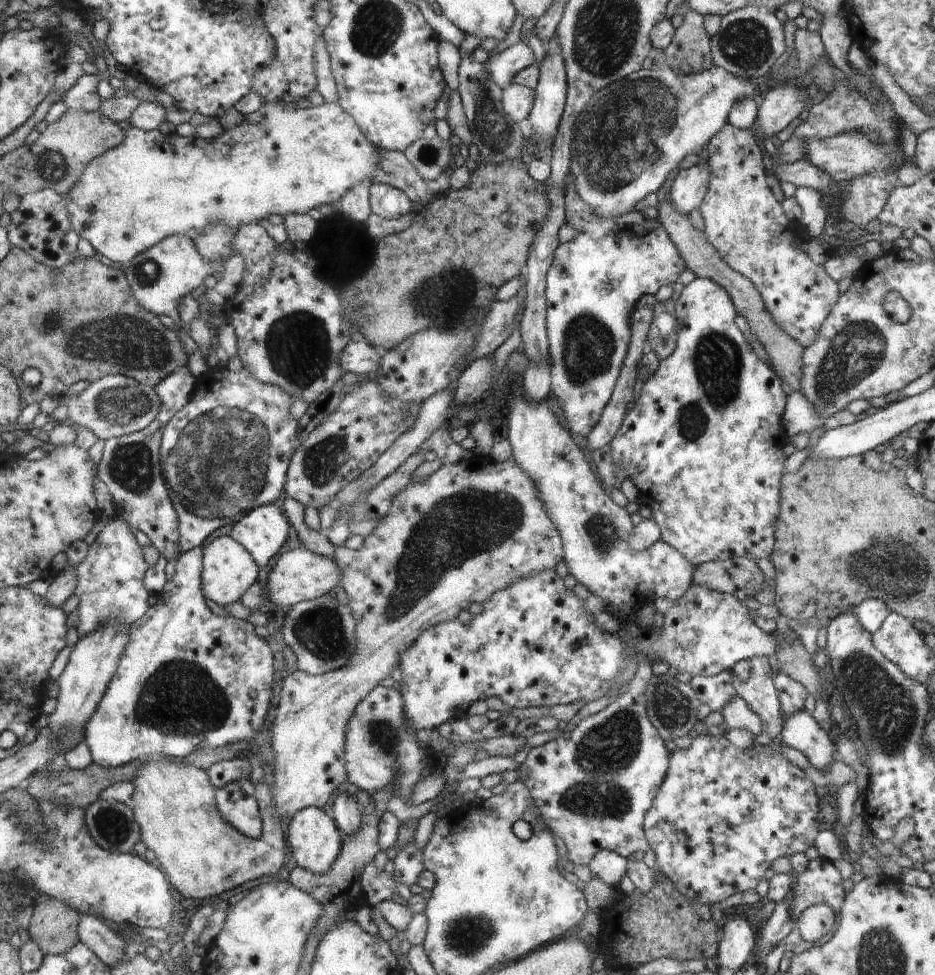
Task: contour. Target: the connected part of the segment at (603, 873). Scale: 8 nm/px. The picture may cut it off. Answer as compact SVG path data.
M605 849L598 852L596 858L588 864L594 877L601 878L606 885L618 887L622 878L627 874L628 859Z

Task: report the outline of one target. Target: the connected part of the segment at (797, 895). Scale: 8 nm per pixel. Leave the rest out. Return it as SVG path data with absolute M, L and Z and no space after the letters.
M826 858L809 860L806 872L795 875L795 882L788 898L790 918L797 918L815 904L827 904L834 914L841 912L844 904L844 880L838 868Z

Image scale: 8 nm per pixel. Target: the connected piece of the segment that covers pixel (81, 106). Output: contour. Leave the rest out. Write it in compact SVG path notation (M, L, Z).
M101 75L83 76L76 86L73 86L66 96L64 102L70 110L86 110L86 112L101 111L104 99L102 98L99 86Z

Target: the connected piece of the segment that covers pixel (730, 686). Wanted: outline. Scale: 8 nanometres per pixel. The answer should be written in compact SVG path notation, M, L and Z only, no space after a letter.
M732 671L720 672L714 676L694 676L689 684L701 703L708 704L710 710L722 710L728 700L736 694Z

